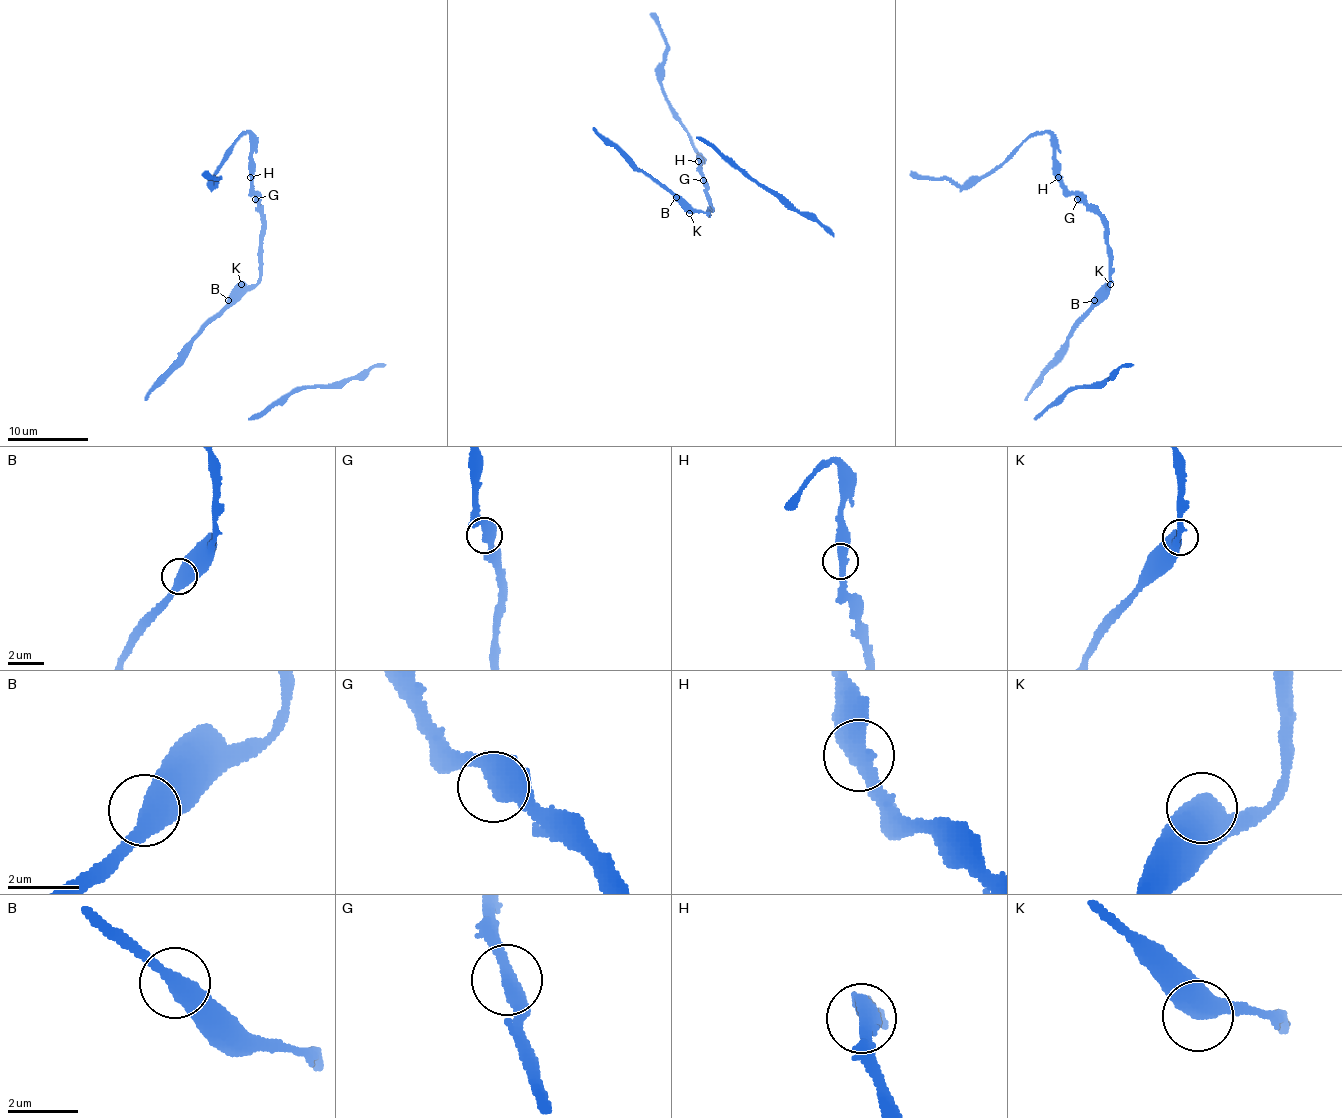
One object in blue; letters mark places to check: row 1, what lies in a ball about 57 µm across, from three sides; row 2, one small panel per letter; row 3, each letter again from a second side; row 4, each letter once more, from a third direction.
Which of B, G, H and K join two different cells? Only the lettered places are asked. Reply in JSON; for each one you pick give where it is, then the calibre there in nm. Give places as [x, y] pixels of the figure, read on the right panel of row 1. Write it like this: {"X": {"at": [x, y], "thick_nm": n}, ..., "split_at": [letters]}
{"split_at": []}

